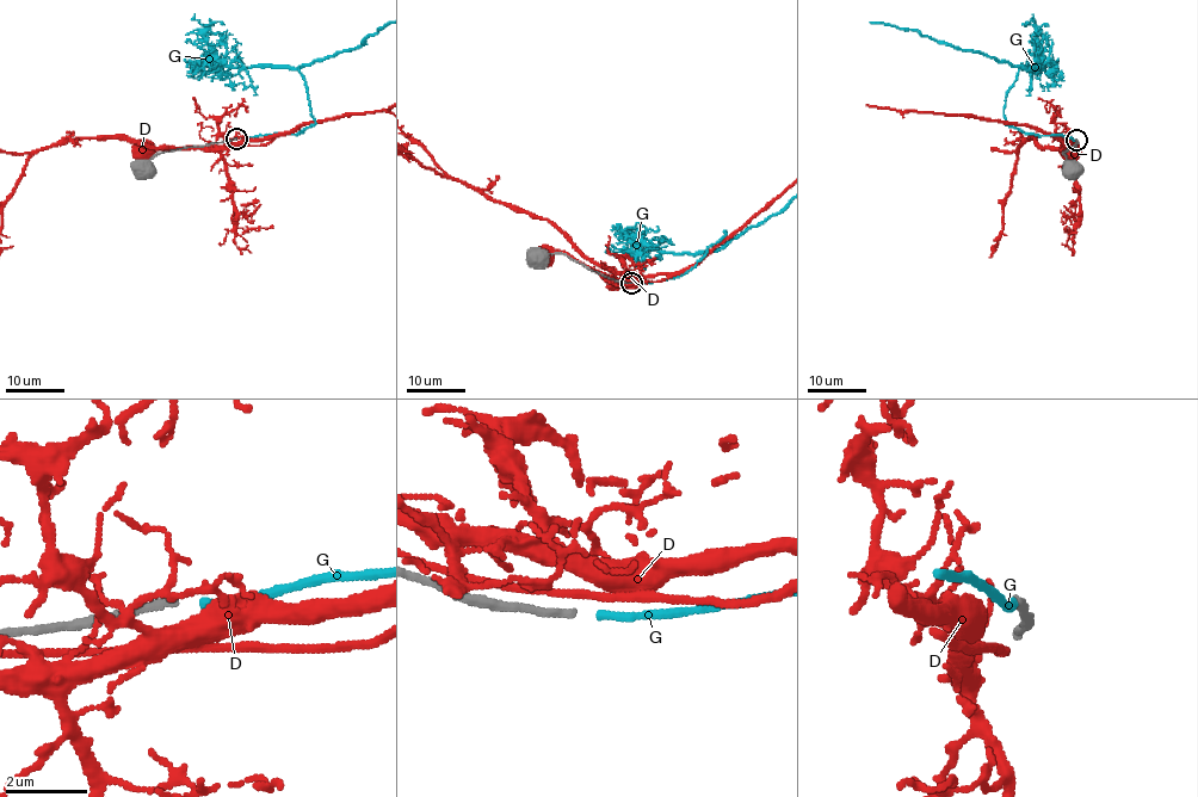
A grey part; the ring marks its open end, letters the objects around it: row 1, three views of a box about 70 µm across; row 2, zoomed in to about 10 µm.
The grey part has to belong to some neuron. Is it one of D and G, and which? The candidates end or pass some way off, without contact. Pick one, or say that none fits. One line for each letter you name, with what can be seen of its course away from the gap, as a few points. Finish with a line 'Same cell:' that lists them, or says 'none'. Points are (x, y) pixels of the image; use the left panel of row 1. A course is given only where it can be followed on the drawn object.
Same cell: G

